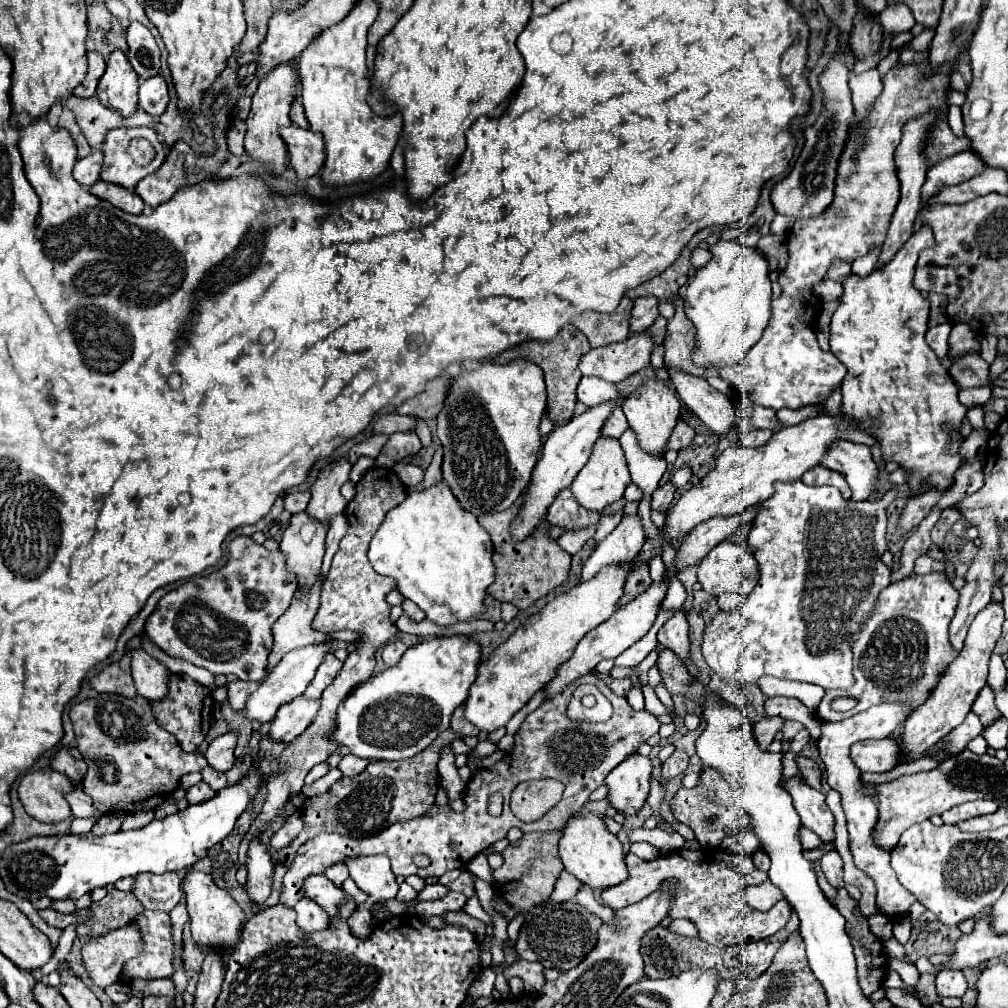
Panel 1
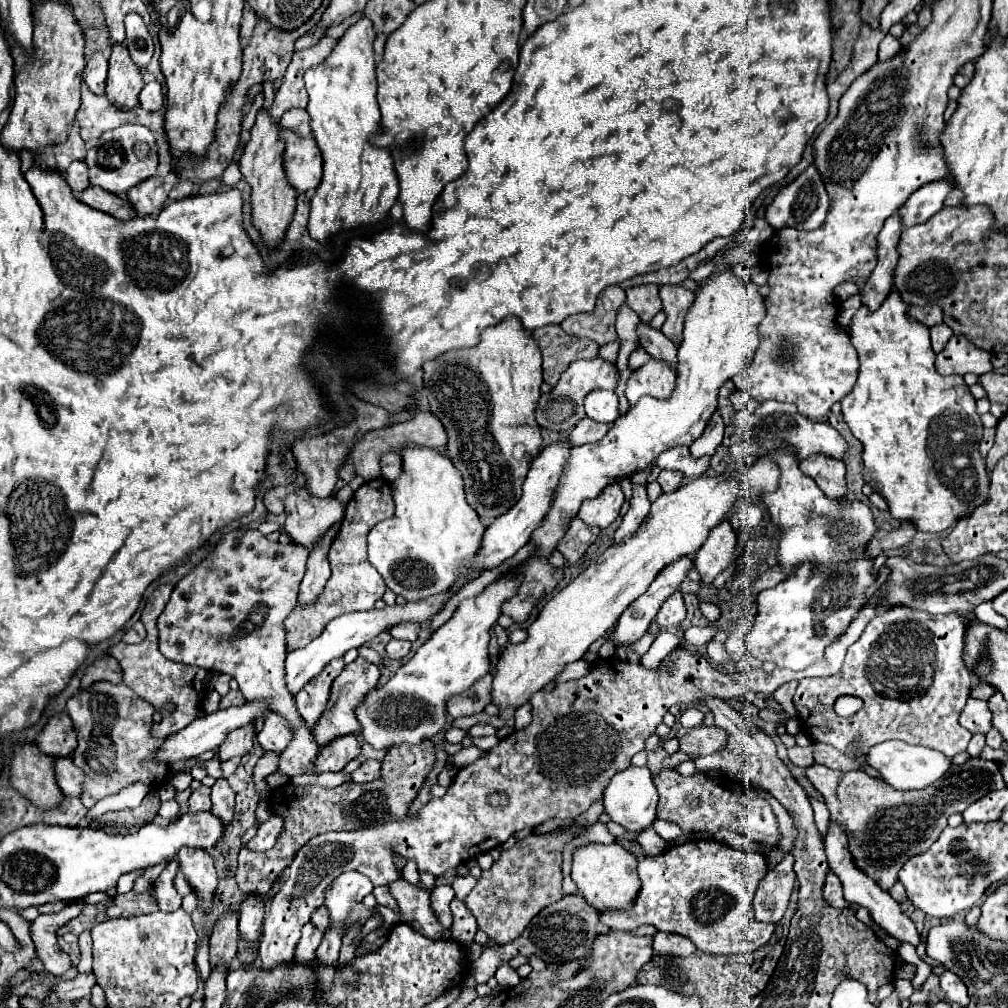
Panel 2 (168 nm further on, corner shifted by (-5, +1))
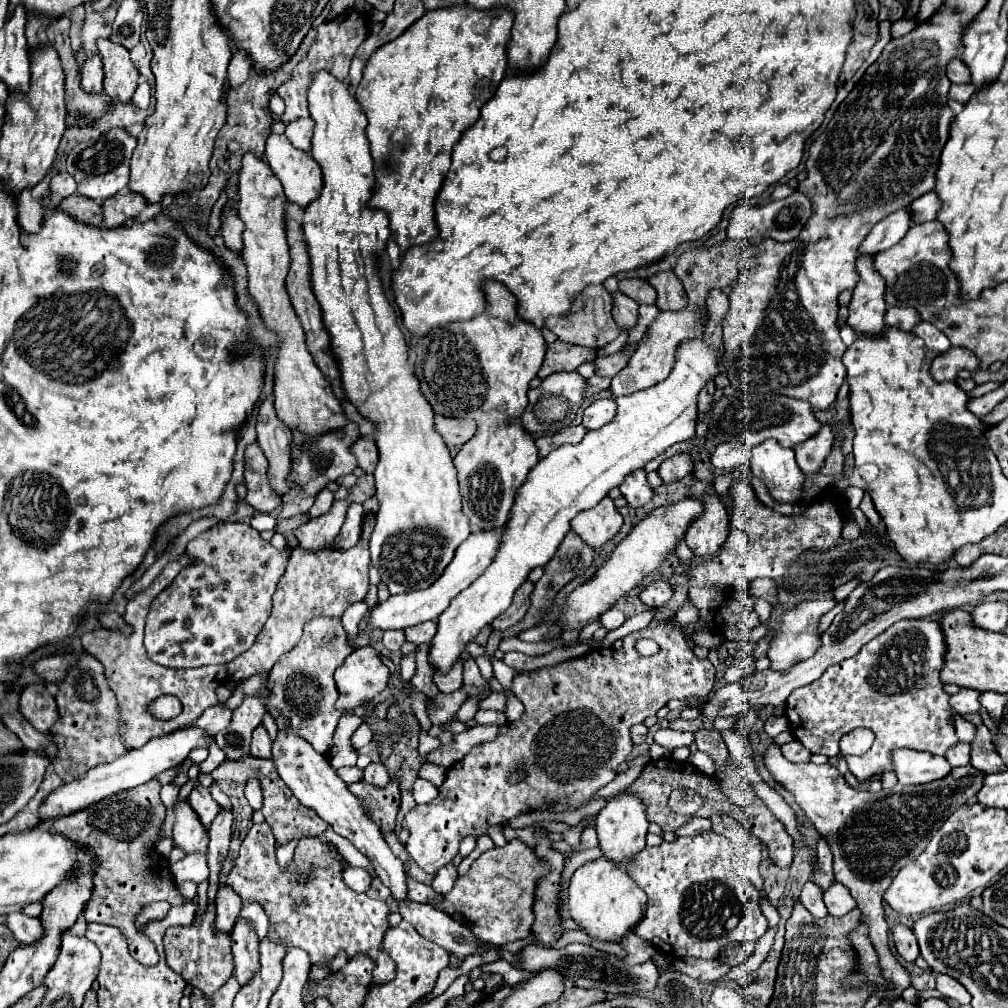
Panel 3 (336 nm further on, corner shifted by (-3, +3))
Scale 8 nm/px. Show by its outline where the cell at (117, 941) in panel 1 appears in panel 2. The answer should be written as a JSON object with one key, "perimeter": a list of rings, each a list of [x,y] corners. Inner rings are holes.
{"perimeter":[[[92,973],[92,975],[78,975],[76,979],[60,979],[50,987],[50,991],[60,1001],[76,1001],[76,999],[90,995],[90,989],[94,985],[96,985],[96,981],[94,981],[94,973]]]}

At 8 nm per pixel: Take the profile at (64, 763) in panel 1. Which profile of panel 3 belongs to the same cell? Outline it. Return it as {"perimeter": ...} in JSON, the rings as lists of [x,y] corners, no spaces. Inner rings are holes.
{"perimeter":[[[28,685],[20,697],[22,715],[42,733],[50,733],[54,723],[60,719],[54,697],[44,685]]]}

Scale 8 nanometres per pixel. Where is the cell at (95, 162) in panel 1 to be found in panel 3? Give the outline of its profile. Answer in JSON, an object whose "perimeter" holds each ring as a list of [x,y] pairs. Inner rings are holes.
{"perimeter":[[[62,171],[62,173],[58,173],[58,175],[52,177],[50,193],[52,193],[58,201],[62,201],[62,199],[74,195],[76,187],[78,187],[78,183],[74,183],[74,177],[70,177],[68,171]]]}

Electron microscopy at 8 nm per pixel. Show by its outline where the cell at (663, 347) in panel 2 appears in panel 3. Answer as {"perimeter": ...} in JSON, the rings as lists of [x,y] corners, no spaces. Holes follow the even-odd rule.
{"perimeter":[[[616,293],[612,315],[622,331],[630,331],[638,323],[638,303],[634,303],[630,297],[626,297],[622,293]]]}

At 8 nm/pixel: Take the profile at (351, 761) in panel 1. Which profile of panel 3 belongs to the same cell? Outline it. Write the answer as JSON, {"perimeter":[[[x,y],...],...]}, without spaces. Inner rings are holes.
{"perimeter":[[[370,763],[370,765],[364,769],[364,781],[370,783],[370,785],[376,785],[376,787],[384,787],[384,785],[390,781],[390,775],[388,775],[388,771],[384,769],[382,763]]]}

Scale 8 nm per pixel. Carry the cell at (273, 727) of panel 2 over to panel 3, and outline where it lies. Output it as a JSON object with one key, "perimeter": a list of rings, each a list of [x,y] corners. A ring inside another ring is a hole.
{"perimeter":[[[258,725],[256,729],[254,729],[254,733],[252,733],[252,747],[250,747],[250,755],[254,755],[254,757],[270,757],[270,751],[272,751],[272,739],[270,739],[270,735],[268,735],[268,731],[266,731],[266,727],[264,725]]]}

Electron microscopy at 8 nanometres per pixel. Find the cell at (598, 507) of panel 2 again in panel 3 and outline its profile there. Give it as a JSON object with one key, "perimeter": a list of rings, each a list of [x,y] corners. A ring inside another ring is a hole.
{"perimeter":[[[604,497],[596,507],[578,513],[572,519],[572,531],[578,533],[590,547],[600,547],[612,539],[622,527],[622,515],[610,497]]]}

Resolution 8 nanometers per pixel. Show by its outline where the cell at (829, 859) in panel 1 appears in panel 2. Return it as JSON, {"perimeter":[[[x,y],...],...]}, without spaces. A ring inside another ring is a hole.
{"perimeter":[[[828,873],[822,889],[822,897],[832,907],[842,907],[842,885],[834,873]]]}

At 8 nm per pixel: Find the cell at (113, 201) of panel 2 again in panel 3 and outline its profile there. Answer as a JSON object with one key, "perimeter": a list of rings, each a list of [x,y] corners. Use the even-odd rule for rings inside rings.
{"perimeter":[[[72,195],[60,203],[60,209],[74,215],[76,219],[80,219],[84,223],[102,227],[102,205],[94,203],[92,199],[86,199],[82,195]]]}

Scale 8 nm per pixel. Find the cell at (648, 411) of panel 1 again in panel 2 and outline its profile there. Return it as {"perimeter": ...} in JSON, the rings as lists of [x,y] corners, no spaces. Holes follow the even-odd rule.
{"perimeter":[[[650,359],[642,367],[630,373],[626,381],[626,397],[630,405],[634,405],[642,395],[652,395],[652,397],[668,397],[674,389],[676,383],[676,373],[666,361]]]}

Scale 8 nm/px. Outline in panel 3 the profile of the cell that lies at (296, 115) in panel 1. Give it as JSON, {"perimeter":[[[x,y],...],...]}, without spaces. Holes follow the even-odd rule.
{"perimeter":[[[302,117],[302,119],[290,121],[286,125],[286,137],[290,139],[290,143],[298,149],[304,149],[304,151],[310,151],[312,133],[314,133],[314,119],[312,117],[306,117],[306,119]]]}

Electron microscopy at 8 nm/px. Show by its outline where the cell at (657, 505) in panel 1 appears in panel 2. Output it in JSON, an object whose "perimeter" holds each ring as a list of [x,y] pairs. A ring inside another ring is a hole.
{"perimeter":[[[660,471],[656,481],[662,485],[664,493],[670,493],[670,491],[676,491],[680,487],[682,479],[684,479],[684,475],[680,471]]]}

